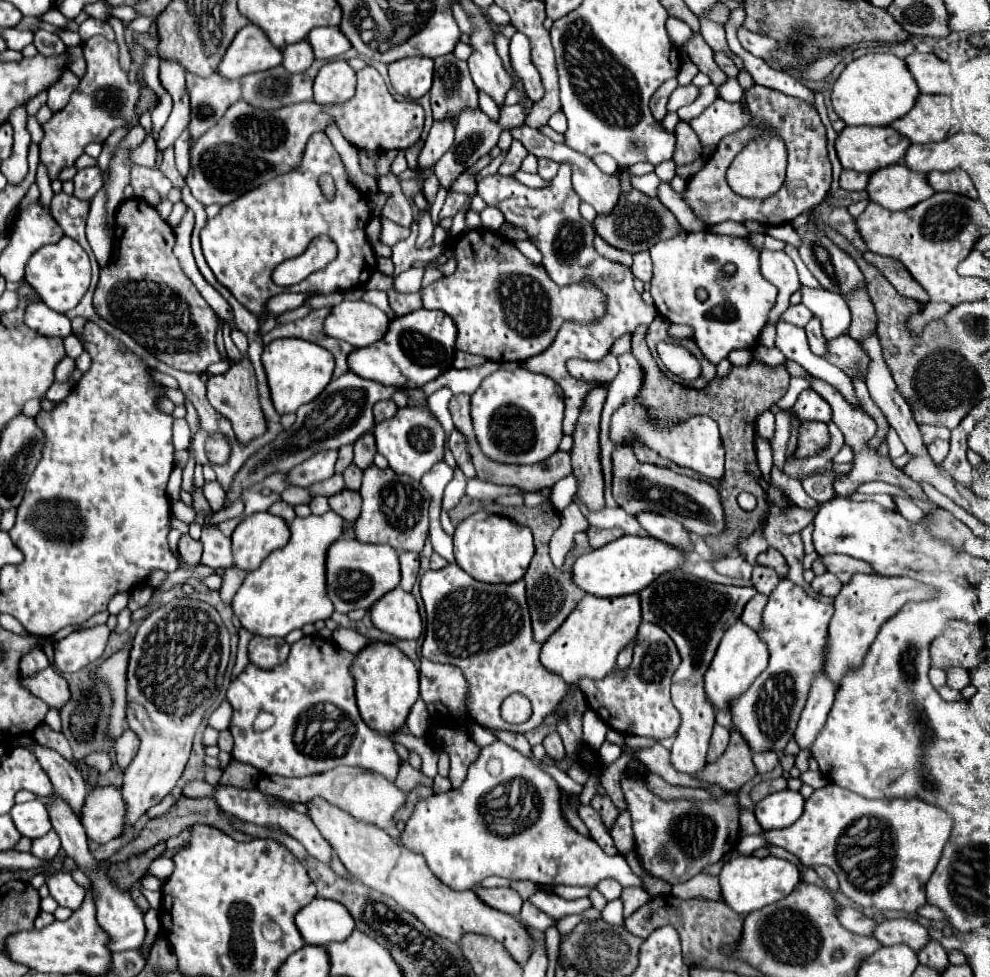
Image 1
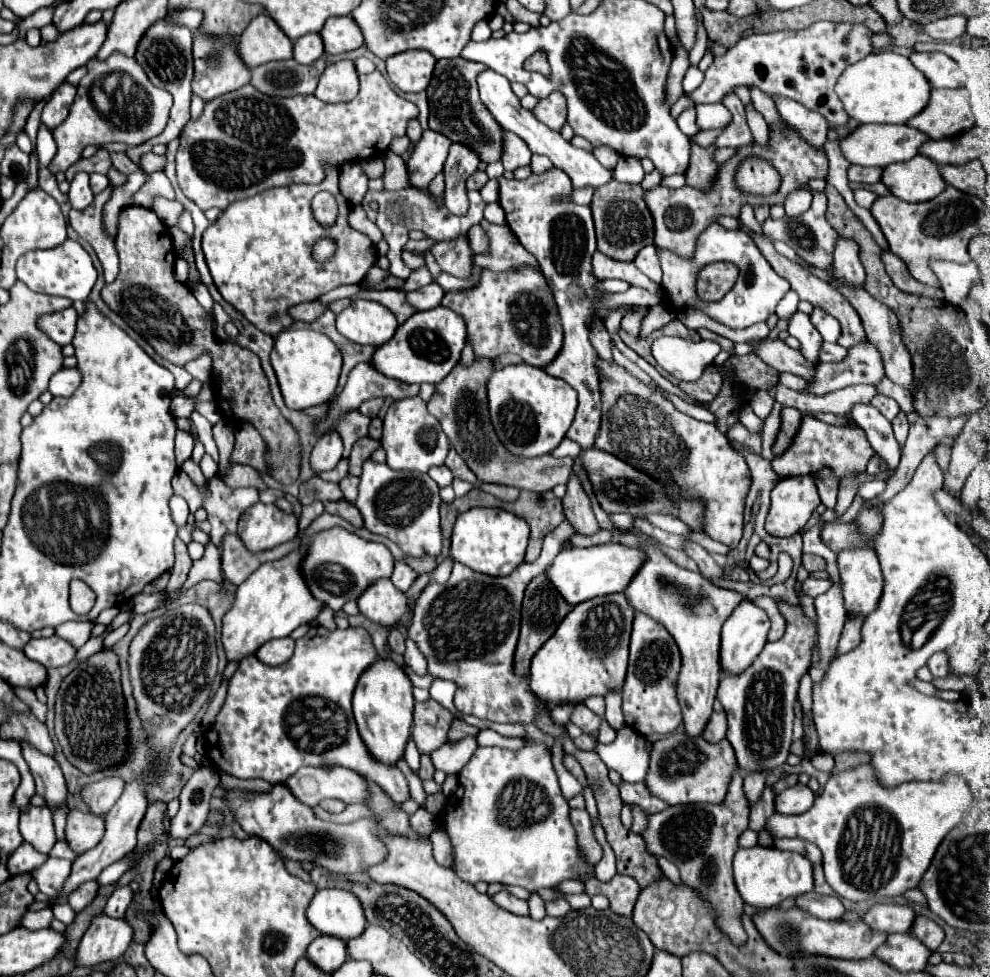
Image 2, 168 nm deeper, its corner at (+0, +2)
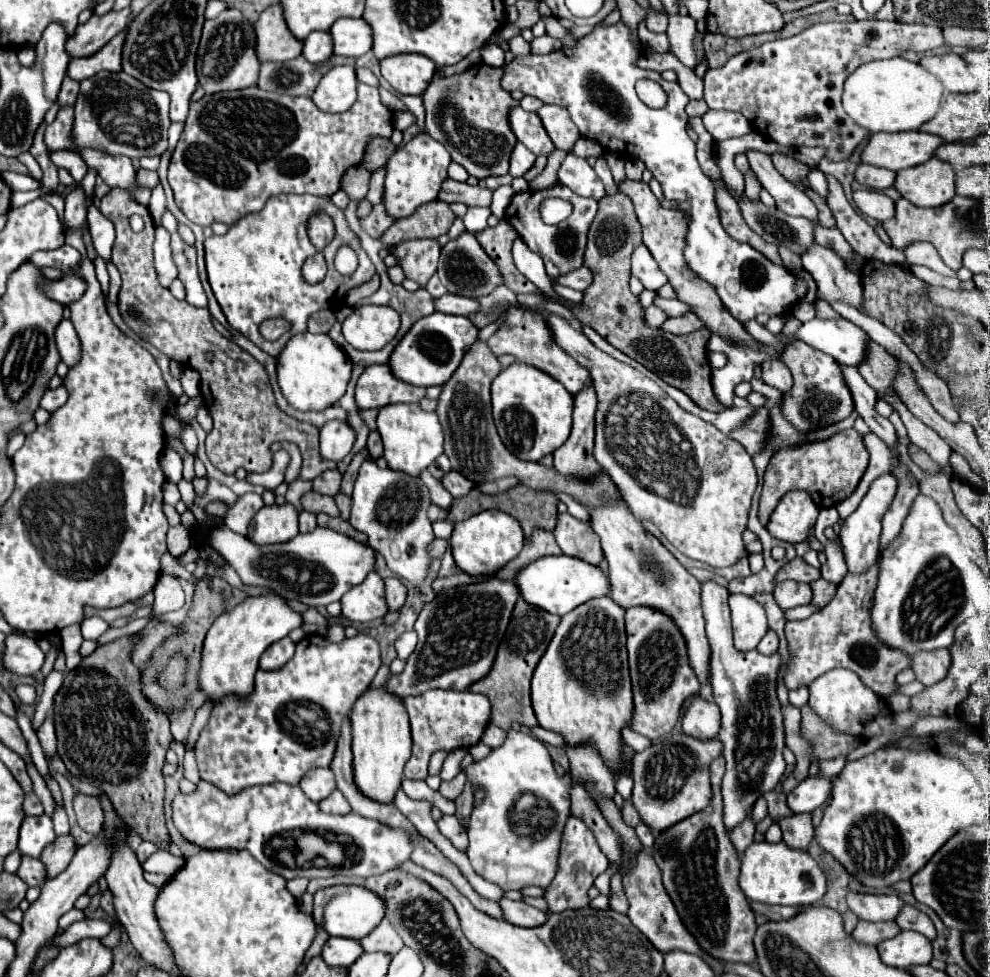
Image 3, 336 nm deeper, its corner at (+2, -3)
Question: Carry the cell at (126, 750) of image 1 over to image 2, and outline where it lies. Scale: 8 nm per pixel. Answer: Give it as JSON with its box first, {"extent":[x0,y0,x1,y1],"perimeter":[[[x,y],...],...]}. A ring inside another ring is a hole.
{"extent":[82,775,124,815],"perimeter":[[[114,775],[114,777],[106,777],[98,783],[88,783],[82,789],[82,797],[84,797],[84,803],[88,805],[88,809],[92,813],[100,815],[100,813],[108,813],[108,809],[122,795],[122,789],[124,789],[122,777]]]}

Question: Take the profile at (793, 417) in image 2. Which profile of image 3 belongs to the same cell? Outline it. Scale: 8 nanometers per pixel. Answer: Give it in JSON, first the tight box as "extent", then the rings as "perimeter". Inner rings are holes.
{"extent":[730,406,768,456],"perimeter":[[[764,406],[756,408],[756,412],[748,420],[744,420],[738,428],[730,432],[730,438],[740,442],[750,456],[754,456],[764,446],[766,436],[768,436],[768,410]]]}

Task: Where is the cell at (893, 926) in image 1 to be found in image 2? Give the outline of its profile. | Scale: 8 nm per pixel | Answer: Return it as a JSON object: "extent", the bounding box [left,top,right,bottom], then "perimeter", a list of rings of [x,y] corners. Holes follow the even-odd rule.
{"extent":[864,903,916,935],"perimeter":[[[886,903],[886,905],[874,905],[866,913],[864,923],[874,931],[882,931],[890,935],[890,933],[910,933],[914,919],[916,913],[912,911],[912,907]]]}

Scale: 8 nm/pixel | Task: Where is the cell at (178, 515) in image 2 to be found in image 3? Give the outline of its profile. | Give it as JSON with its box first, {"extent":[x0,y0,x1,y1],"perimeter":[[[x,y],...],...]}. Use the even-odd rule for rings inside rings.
{"extent":[164,482,180,506],"perimeter":[[[164,482],[164,502],[170,506],[176,506],[180,502],[180,492],[178,492],[176,484]]]}

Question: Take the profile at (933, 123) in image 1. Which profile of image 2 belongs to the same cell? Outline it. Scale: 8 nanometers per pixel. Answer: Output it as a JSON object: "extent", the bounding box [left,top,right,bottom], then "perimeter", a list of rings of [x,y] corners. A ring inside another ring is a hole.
{"extent":[908,89,974,140],"perimeter":[[[932,89],[926,109],[922,109],[916,117],[912,117],[908,121],[910,127],[920,129],[922,133],[928,135],[928,139],[932,140],[954,137],[954,135],[962,133],[964,125],[966,125],[966,129],[970,129],[972,123],[974,123],[974,119],[972,119],[972,113],[970,113],[966,89]]]}

